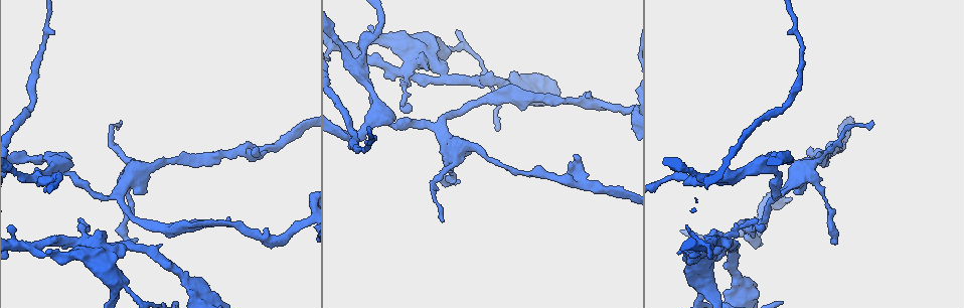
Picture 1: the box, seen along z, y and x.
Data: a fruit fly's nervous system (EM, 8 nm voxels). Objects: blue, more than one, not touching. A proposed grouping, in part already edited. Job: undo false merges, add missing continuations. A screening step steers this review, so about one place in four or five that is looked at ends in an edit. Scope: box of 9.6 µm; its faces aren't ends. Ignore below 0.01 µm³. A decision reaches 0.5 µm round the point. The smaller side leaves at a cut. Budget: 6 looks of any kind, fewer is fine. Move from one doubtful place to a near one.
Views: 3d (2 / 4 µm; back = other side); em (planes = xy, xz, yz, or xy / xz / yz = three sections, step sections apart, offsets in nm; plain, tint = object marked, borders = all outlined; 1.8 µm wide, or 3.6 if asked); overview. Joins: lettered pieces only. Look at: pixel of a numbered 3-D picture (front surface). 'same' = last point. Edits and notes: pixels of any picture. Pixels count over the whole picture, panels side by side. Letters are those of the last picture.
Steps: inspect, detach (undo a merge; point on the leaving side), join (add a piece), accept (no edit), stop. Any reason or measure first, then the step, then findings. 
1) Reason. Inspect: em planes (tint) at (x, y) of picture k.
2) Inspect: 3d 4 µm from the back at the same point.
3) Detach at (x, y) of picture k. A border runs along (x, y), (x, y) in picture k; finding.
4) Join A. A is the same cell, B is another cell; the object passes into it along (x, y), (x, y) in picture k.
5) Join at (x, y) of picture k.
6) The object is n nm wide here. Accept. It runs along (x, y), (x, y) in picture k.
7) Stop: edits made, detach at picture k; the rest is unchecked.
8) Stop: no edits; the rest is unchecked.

Arms part here. Inspect: em planes (plain) at (357, 63) of picture 1.

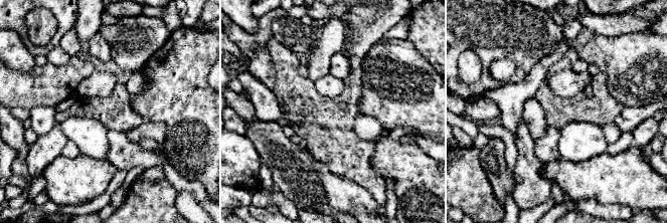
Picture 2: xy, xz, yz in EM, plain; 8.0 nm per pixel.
What lies round it. Inspect: em planes (borders) at the same point.

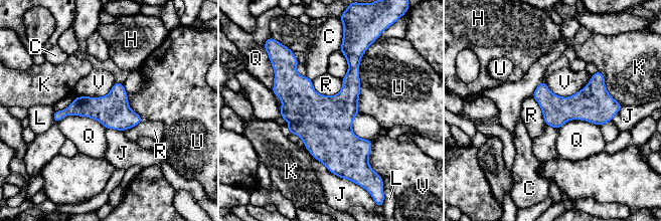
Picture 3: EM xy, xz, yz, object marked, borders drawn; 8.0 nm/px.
The longest contact is with U, 500 nm. Accept. C, H, J, K, L, Q, R, U and V are other cells; a border runs along (54, 122), (86, 116), (106, 129) in picture 3; one neuron here.

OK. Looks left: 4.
Four arms meet. Inspect: em 3.6 µm xz step 4 (tint) at (446, 155) of picture 1.

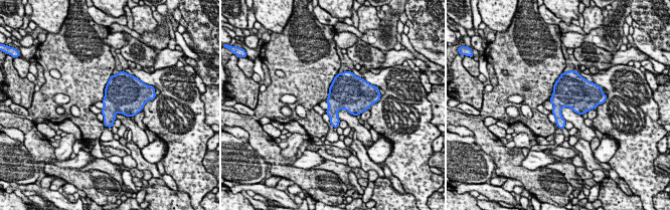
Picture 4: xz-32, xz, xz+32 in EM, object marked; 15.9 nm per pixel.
Inspect: em 3.6 µm planes (tint) at the same point.

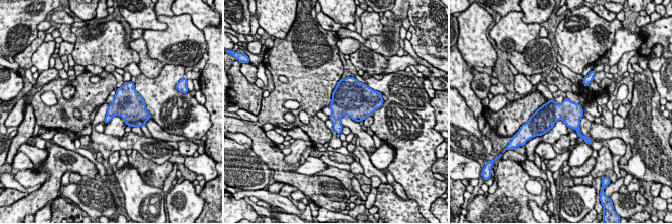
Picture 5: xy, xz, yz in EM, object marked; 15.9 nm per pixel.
Inspect: em 3.6 µm planes (borders) at the same point.

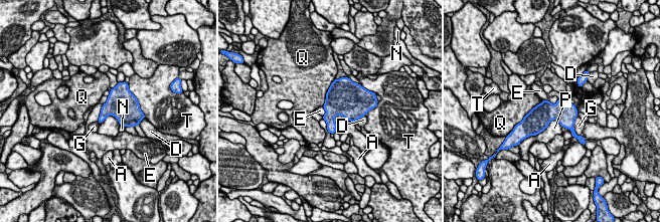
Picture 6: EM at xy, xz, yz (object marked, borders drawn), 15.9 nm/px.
The object is 280 nm wide here. Accept. A, D, E, G, N, P, Q and T are other cells; a border runs along (562, 127), (552, 120), (530, 136) in picture 6; continuous, no second neuron.

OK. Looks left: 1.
Stop: no edits; the rest is unchecked.

